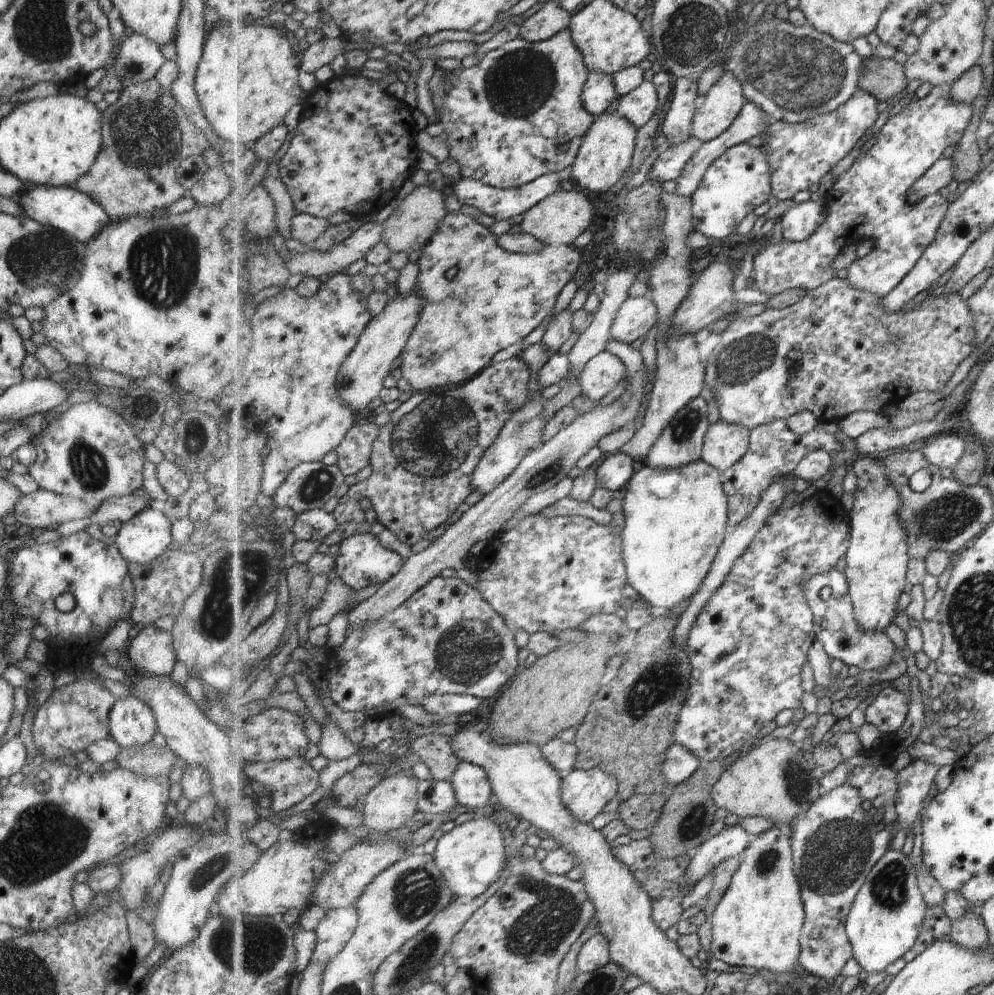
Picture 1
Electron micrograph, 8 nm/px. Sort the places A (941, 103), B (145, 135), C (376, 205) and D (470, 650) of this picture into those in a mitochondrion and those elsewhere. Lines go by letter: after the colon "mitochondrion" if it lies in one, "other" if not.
A: other
B: mitochondrion
C: other
D: mitochondrion

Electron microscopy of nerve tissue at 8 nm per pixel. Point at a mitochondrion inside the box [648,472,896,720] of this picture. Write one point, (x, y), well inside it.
(741, 631)

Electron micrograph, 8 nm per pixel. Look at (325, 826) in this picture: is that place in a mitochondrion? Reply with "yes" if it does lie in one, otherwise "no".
no

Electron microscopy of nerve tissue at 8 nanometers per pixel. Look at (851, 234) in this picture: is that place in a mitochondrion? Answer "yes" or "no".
no

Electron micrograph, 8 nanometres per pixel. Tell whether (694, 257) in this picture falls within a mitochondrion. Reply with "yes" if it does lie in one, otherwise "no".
no

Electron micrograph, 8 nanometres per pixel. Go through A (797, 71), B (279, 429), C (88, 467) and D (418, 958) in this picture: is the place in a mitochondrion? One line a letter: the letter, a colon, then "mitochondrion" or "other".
A: mitochondrion
B: other
C: mitochondrion
D: mitochondrion

